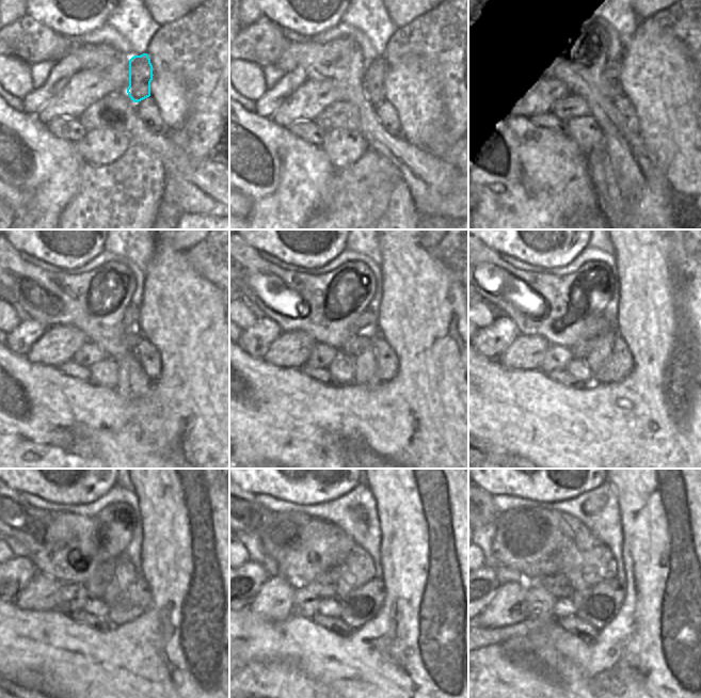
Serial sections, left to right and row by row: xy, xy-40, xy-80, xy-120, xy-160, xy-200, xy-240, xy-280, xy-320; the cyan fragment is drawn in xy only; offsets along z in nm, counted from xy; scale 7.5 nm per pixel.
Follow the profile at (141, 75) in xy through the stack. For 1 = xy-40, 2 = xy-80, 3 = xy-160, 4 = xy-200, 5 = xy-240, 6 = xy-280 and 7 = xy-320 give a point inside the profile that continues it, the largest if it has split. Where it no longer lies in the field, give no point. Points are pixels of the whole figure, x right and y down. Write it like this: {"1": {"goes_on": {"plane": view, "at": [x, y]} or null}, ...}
{"1": {"goes_on": {"plane": "xy-40", "at": [373, 79]}}, "2": {"goes_on": {"plane": "xy-80", "at": [610, 78]}}, "3": {"goes_on": {"plane": "xy-160", "at": [367, 326]}}, "4": {"goes_on": {"plane": "xy-200", "at": [600, 324]}}, "5": {"goes_on": {"plane": "xy-240", "at": [94, 587]}}, "6": {"goes_on": {"plane": "xy-280", "at": [324, 585]}}, "7": {"goes_on": {"plane": "xy-320", "at": [559, 586]}}}

